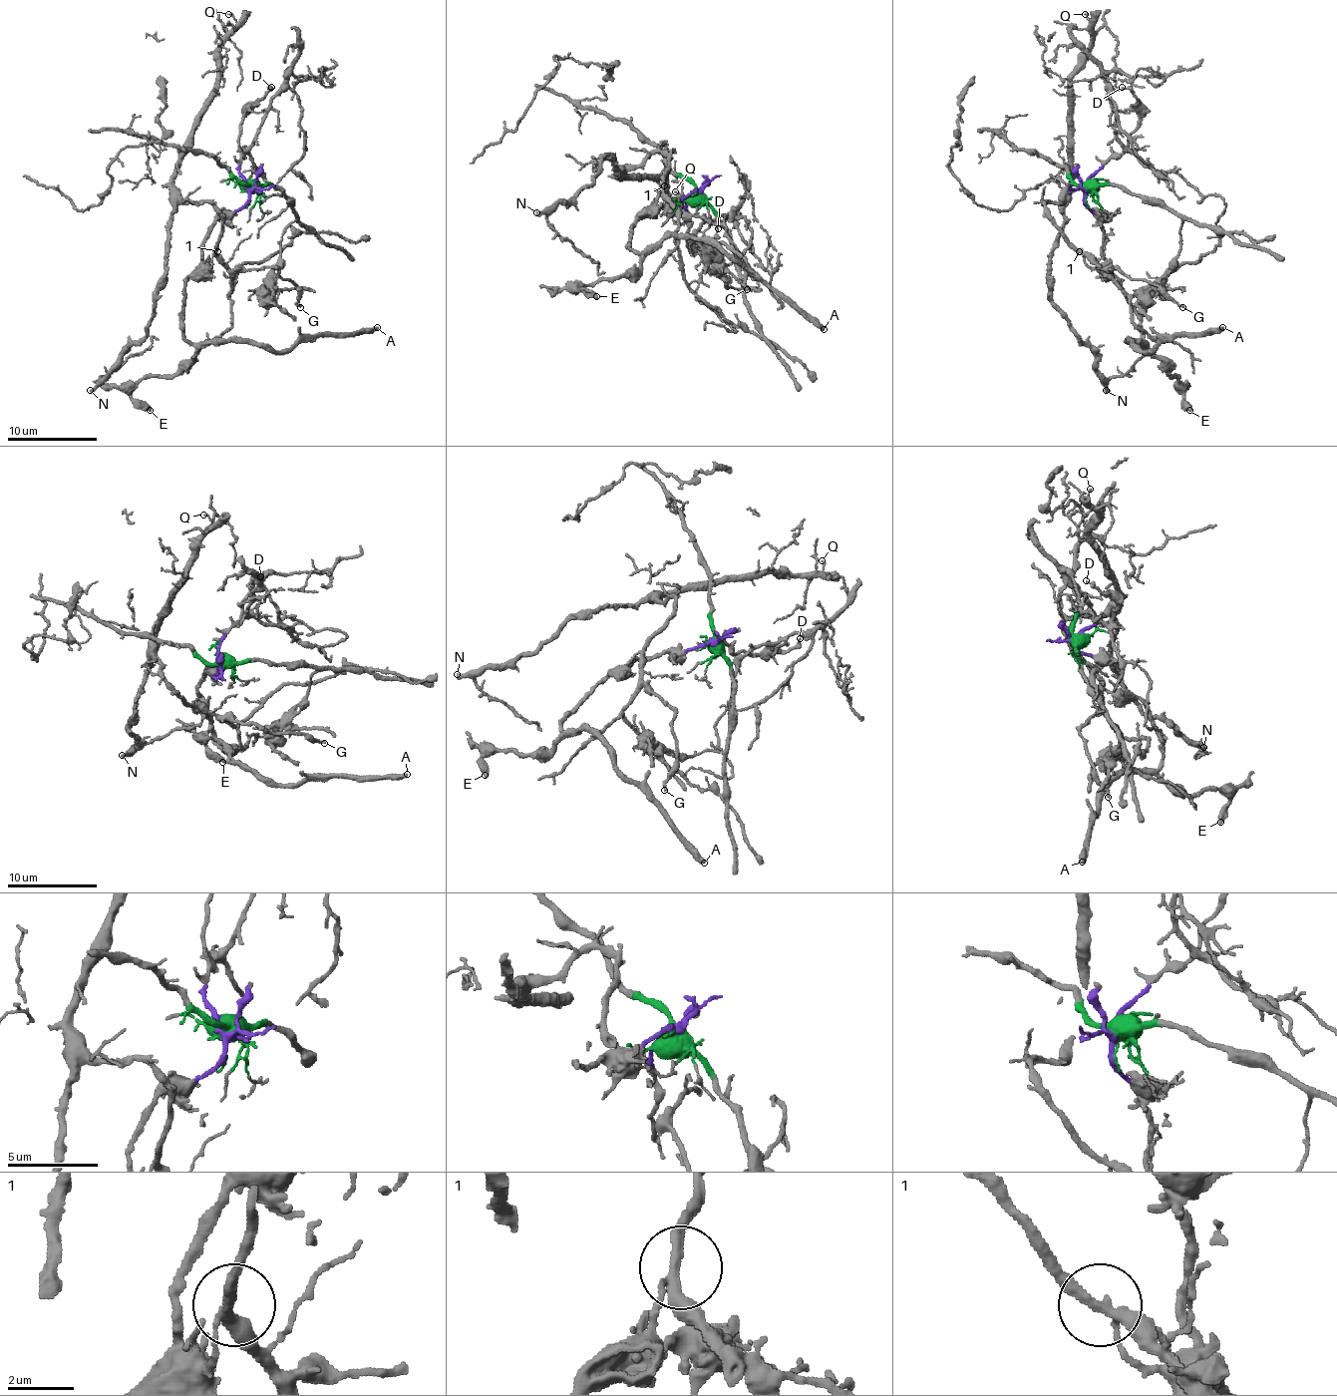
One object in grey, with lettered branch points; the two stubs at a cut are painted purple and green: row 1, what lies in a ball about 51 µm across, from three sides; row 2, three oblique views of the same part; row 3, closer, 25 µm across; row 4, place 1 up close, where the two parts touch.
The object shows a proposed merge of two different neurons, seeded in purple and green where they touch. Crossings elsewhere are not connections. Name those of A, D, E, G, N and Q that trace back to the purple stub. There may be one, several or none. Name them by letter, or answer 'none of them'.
A, D, E

